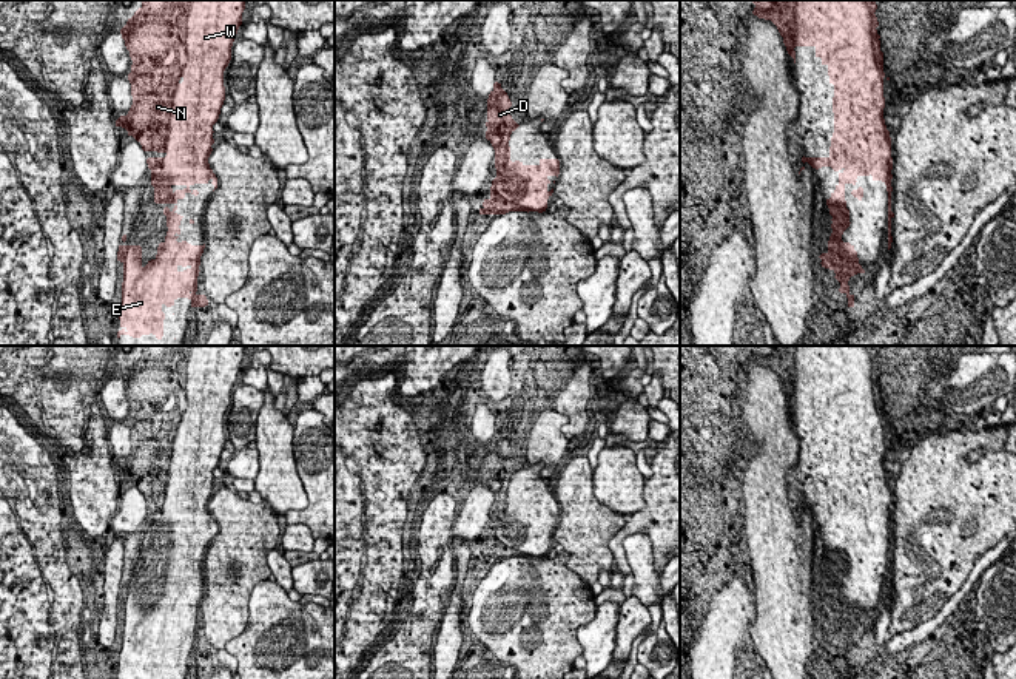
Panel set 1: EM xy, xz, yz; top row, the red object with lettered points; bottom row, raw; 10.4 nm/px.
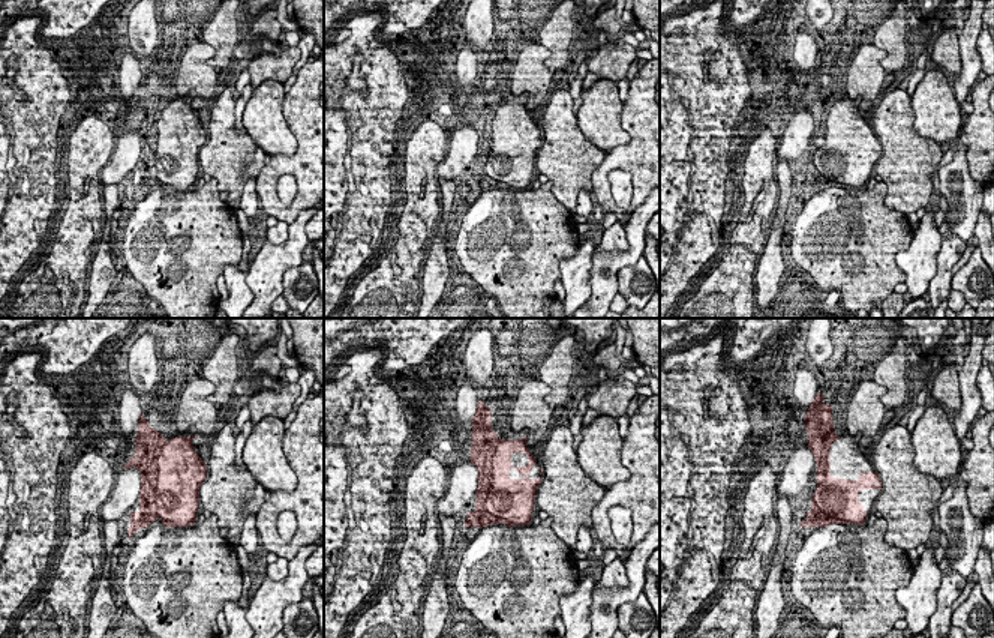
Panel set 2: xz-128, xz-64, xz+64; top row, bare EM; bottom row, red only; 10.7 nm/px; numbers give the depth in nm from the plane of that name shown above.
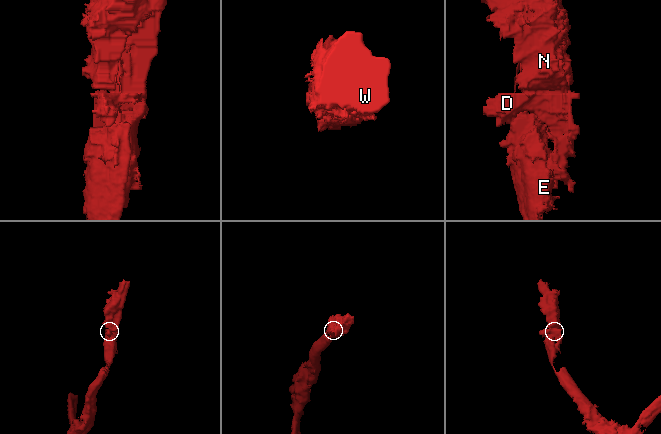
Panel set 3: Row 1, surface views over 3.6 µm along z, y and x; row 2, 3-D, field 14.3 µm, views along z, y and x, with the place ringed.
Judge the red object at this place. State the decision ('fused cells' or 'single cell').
single cell

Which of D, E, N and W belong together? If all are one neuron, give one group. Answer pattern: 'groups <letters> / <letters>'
groups D E N W

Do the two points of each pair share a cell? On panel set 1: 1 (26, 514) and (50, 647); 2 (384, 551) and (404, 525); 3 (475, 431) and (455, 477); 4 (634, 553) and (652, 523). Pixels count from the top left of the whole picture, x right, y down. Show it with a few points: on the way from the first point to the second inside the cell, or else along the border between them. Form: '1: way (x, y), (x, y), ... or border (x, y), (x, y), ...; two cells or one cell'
1: way (28, 547), (28, 614); one cell
2: way (390, 545), (404, 531); one cell
3: way (475, 442), (474, 459), (466, 466); one cell
4: border (628, 534), (645, 533), (648, 536), (656, 568); two cells

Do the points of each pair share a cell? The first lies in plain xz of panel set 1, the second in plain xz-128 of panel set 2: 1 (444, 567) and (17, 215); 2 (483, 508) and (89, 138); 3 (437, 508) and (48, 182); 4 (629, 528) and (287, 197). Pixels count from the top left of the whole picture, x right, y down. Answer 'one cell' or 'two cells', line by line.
1: one cell
2: two cells
3: two cells
4: two cells

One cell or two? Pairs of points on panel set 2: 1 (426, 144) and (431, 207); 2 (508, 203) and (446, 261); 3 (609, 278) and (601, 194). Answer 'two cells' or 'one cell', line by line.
1: two cells
2: two cells
3: two cells

